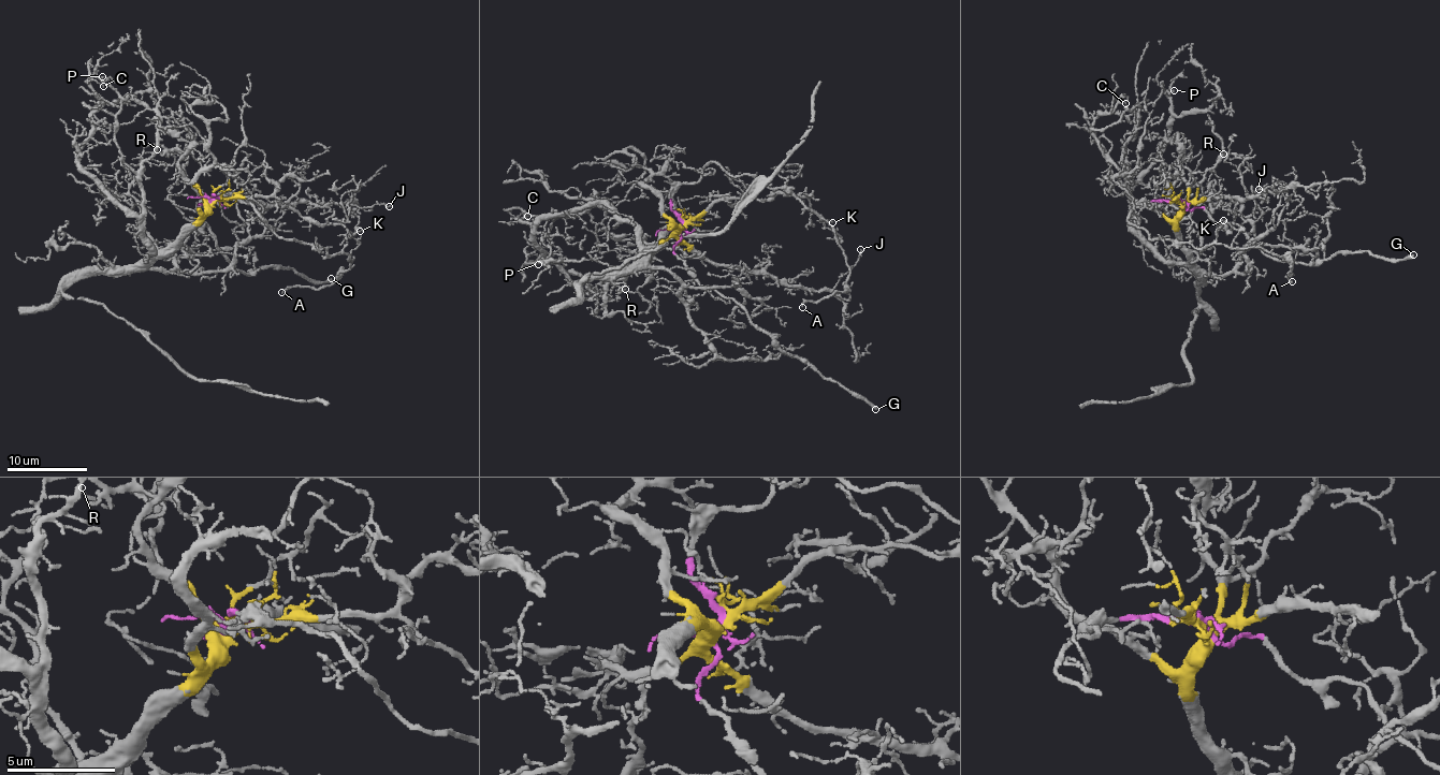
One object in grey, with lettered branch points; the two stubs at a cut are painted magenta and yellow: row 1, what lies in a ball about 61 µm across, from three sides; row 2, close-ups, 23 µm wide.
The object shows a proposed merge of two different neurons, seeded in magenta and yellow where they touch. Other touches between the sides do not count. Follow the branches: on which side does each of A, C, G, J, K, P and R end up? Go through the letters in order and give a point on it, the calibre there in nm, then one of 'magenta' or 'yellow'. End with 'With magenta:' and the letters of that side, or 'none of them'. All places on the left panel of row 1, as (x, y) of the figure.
A: place (281, 292); calibre 110 nm; magenta
C: place (103, 86); calibre 110 nm; yellow
G: place (331, 278); calibre 260 nm; magenta
J: place (389, 206); calibre 150 nm; yellow
K: place (360, 231); calibre 120 nm; magenta
P: place (102, 76); calibre 130 nm; yellow
R: place (157, 149); calibre 110 nm; yellow
With magenta: A, G, K

